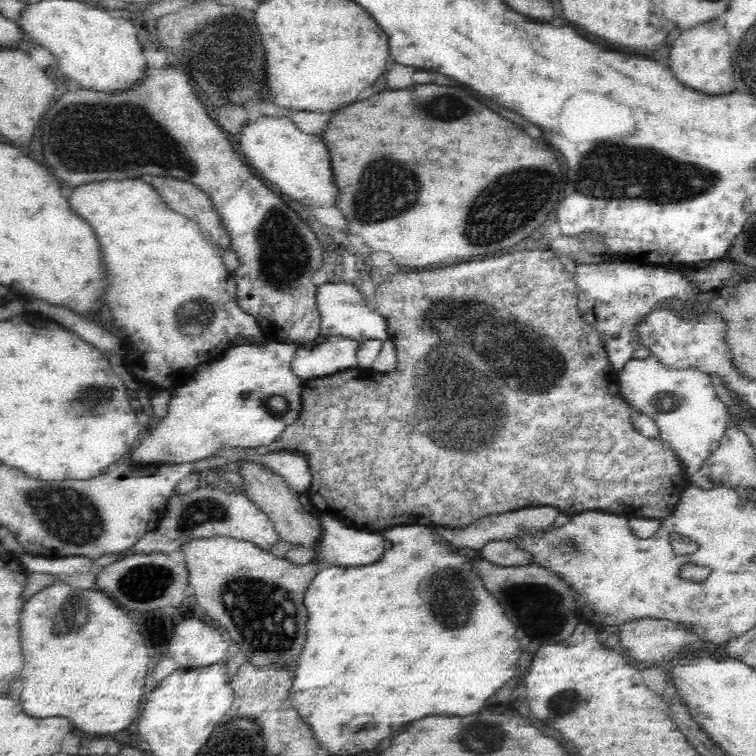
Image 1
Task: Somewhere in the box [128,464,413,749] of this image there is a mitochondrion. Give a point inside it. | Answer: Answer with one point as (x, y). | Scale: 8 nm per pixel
(256, 607)

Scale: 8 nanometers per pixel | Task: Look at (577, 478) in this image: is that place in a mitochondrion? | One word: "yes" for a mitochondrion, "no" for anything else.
no

